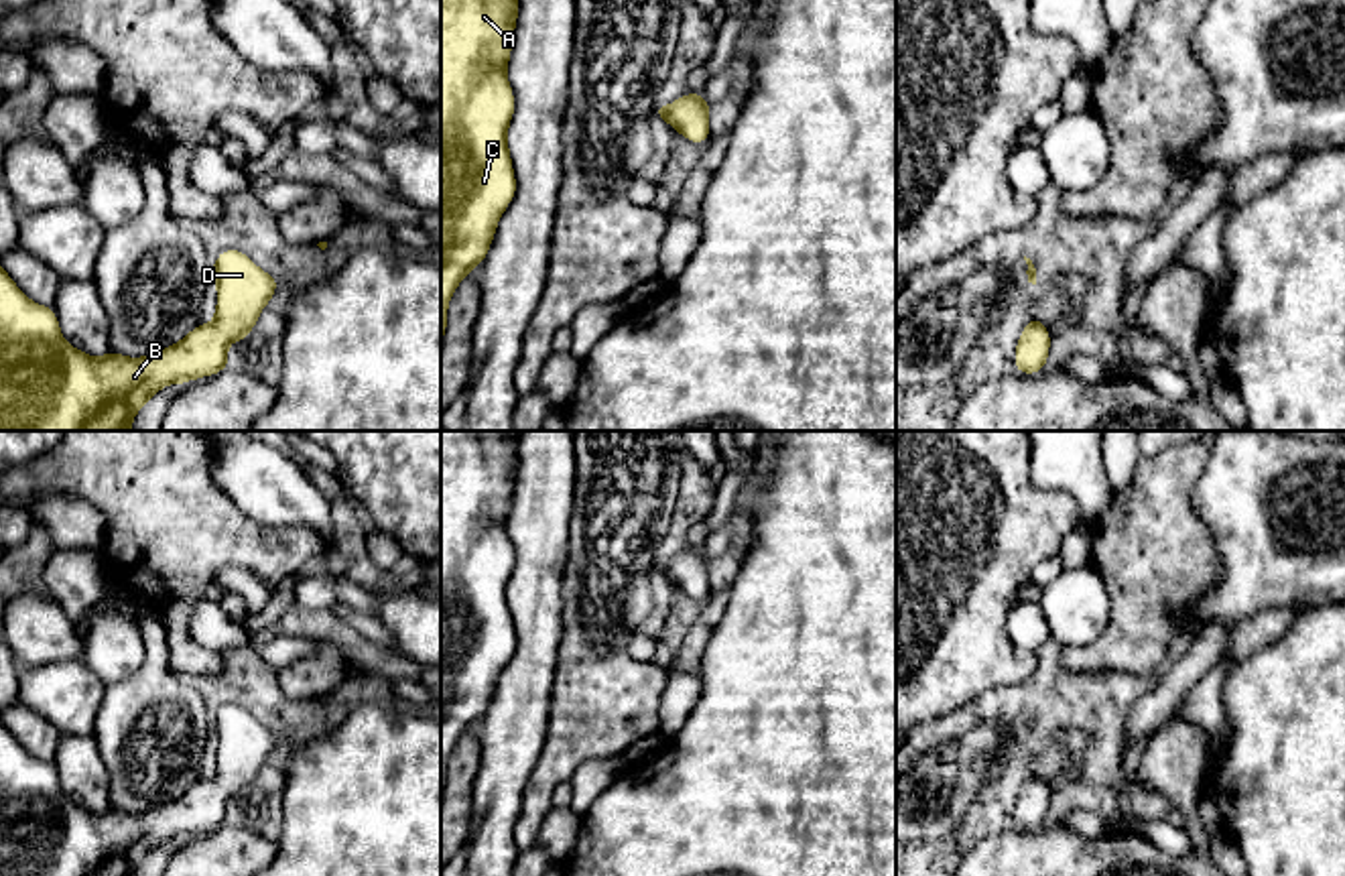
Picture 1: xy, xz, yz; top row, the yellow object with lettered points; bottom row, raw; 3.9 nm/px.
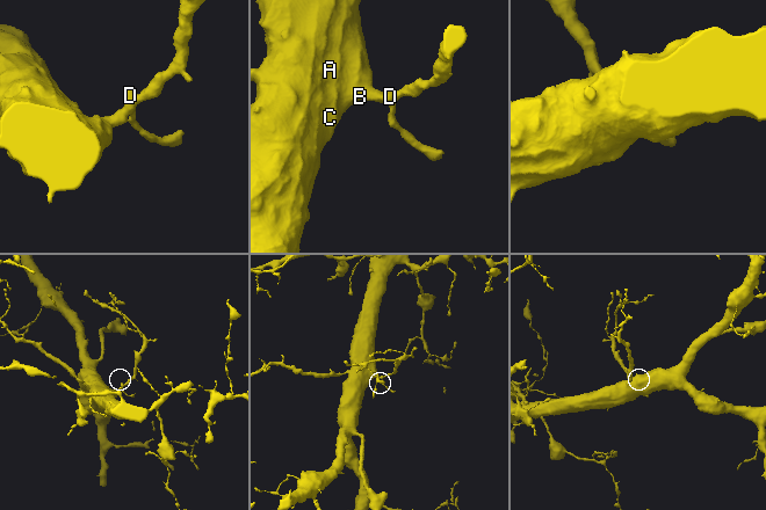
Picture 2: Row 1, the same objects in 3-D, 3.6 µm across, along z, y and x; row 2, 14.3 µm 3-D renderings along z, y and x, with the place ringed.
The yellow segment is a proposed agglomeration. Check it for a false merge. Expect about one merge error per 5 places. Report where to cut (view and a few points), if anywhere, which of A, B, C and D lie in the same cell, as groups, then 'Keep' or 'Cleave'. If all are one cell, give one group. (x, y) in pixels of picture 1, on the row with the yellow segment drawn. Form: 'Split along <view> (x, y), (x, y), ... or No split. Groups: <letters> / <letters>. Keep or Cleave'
No split. Groups: A B C D. Keep

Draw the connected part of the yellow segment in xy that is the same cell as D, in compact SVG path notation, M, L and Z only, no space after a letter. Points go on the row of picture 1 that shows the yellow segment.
M228 248L213 260L215 319L191 329L171 348L144 358L108 352L102 358L69 346L53 307L30 301L0 266L0 431L130 431L134 415L163 386L219 374L230 366L228 343L242 341L278 289L278 280L242 250Z

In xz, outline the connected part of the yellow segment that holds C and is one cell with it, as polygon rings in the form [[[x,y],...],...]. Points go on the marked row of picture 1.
[[[441,0],[441,346],[457,285],[484,262],[516,195],[508,126],[516,108],[506,65],[518,0]]]

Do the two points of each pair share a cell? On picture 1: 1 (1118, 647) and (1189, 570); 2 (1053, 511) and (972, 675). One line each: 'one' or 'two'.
1: one
2: one

